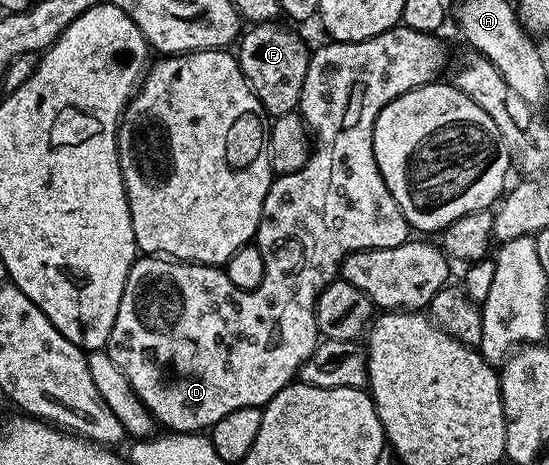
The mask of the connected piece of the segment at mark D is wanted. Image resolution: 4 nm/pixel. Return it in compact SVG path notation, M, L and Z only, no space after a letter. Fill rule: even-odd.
M398 26L379 34L375 38L366 40L347 40L344 42L325 42L322 48L313 48L307 66L307 78L303 78L303 90L299 101L299 115L305 121L311 136L312 144L309 160L298 172L286 172L278 175L271 187L267 198L263 202L261 221L257 227L255 243L260 248L265 259L265 273L263 282L255 290L239 290L239 286L231 286L231 278L220 267L211 264L190 264L184 260L162 258L156 254L145 254L133 261L131 270L127 274L127 282L123 286L123 298L119 302L119 314L115 314L115 326L111 326L107 351L111 362L123 370L127 382L139 394L139 398L147 406L147 410L153 415L154 421L161 424L162 429L169 432L195 432L204 433L212 429L219 418L231 414L231 410L243 410L244 408L264 409L266 404L279 394L300 373L303 362L311 358L311 354L319 343L317 319L315 318L315 306L319 294L332 280L338 279L341 263L353 252L362 252L372 248L394 248L400 244L406 244L411 238L411 229L403 210L399 210L399 202L387 190L387 182L383 182L383 174L379 174L379 166L375 162L375 150L373 149L373 131L375 122L383 110L395 98L407 94L412 88L421 88L425 84L434 83L437 76L445 68L449 60L449 52L441 41L440 35L432 32L420 32L404 26Z

